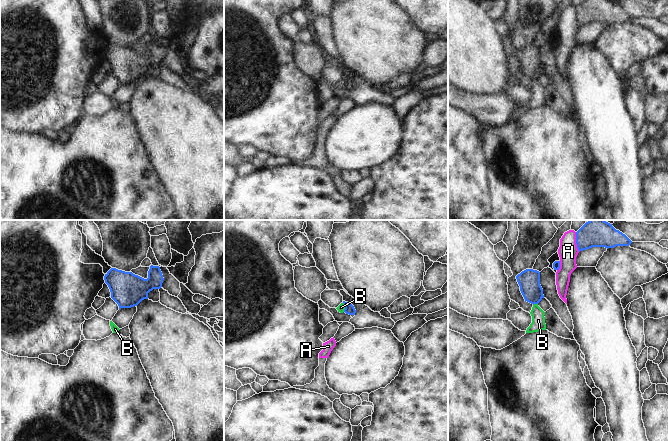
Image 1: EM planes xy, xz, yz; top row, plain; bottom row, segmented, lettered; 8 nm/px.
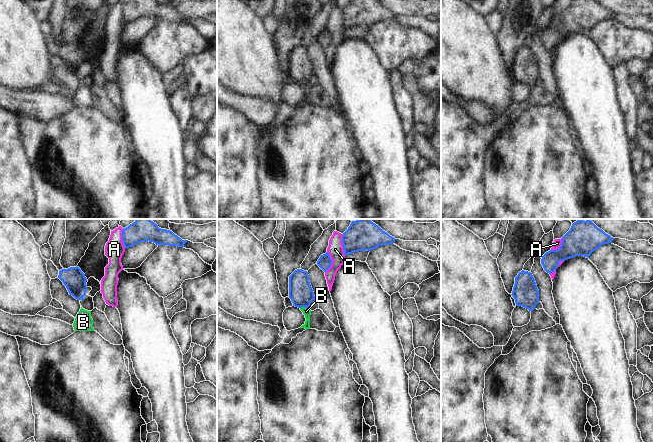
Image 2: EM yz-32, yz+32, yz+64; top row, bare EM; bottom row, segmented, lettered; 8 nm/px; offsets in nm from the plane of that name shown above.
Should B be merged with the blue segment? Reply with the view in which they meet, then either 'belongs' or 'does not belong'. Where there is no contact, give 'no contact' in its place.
yz | does not belong

